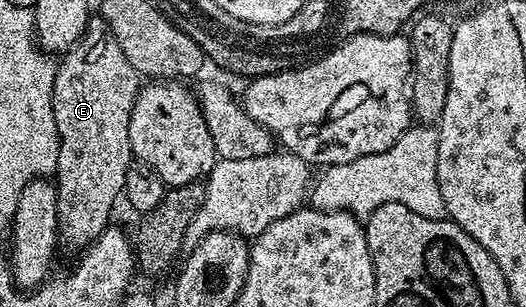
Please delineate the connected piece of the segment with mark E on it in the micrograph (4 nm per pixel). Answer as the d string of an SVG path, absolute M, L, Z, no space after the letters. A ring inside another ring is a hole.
M88 17L85 32L73 49L62 55L53 80L53 116L59 133L53 181L57 192L59 236L64 247L90 246L103 235L112 221L115 201L120 201L123 193L125 172L129 172L133 161L129 144L129 116L133 116L133 104L140 89L141 76L133 64L129 64L125 52L121 52L121 44L117 44L111 29L103 23L102 17Z

